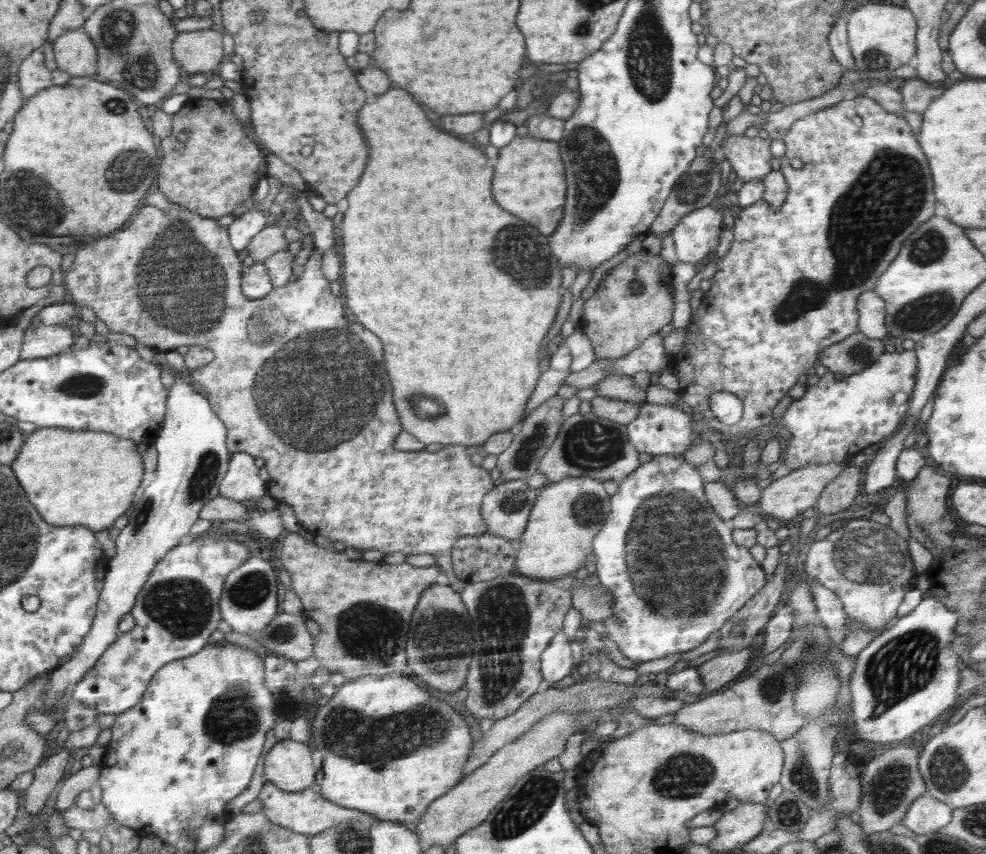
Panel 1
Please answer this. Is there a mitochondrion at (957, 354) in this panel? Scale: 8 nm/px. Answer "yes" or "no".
no

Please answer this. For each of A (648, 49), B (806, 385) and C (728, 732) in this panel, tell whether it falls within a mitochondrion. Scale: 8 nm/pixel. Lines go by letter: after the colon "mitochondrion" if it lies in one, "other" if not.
A: mitochondrion
B: other
C: other

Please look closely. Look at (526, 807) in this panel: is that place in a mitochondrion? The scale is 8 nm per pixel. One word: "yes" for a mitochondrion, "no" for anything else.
yes

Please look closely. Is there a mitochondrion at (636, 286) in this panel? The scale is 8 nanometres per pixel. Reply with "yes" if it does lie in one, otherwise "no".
yes

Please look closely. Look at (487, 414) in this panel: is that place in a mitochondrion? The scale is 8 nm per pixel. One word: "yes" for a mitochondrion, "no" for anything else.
no

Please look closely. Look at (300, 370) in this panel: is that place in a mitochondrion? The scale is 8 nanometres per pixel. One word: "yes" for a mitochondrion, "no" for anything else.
yes

